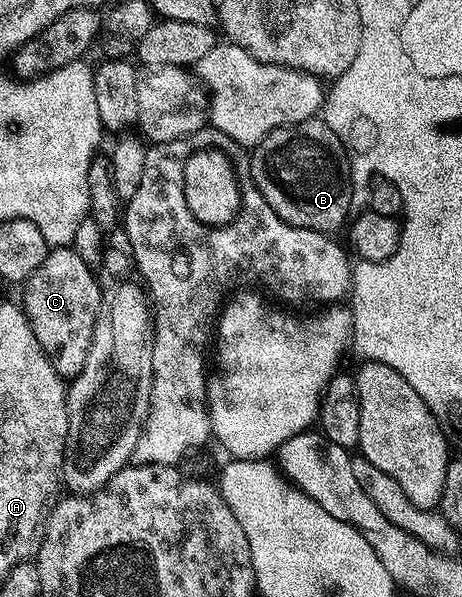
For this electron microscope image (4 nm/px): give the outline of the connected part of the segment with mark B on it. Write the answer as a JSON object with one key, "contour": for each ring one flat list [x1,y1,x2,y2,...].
{"contour":[[322,118,273,129,255,144,250,155,249,177,277,217,294,227,324,233,335,233,343,222,348,222,352,214,351,159,337,133]]}

